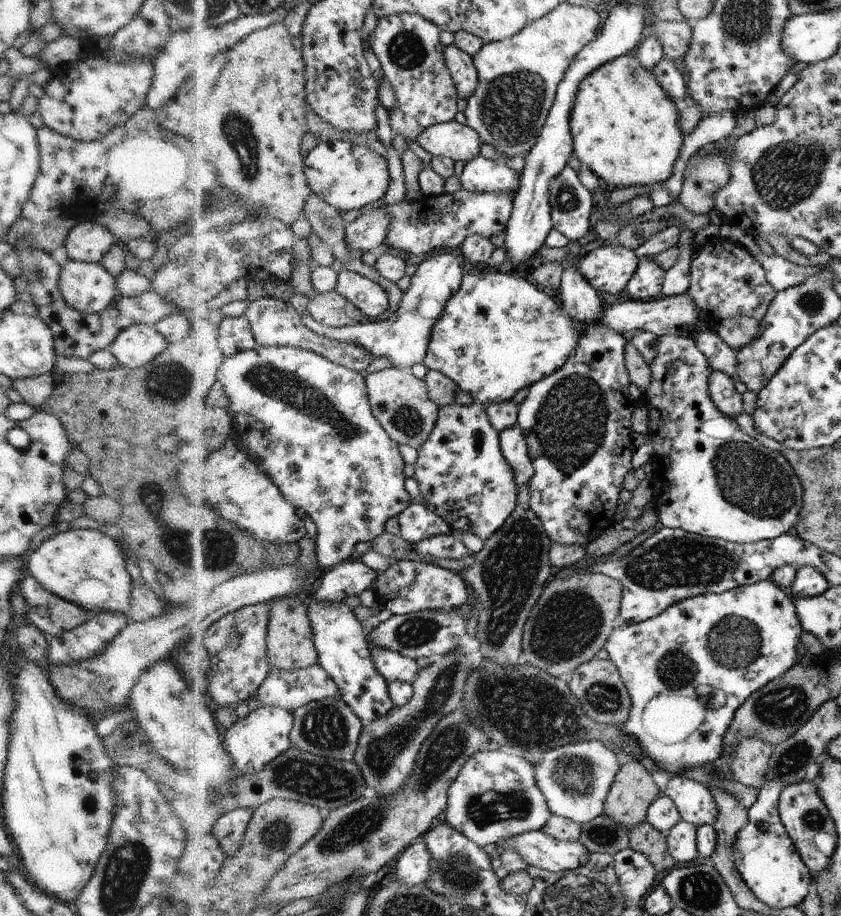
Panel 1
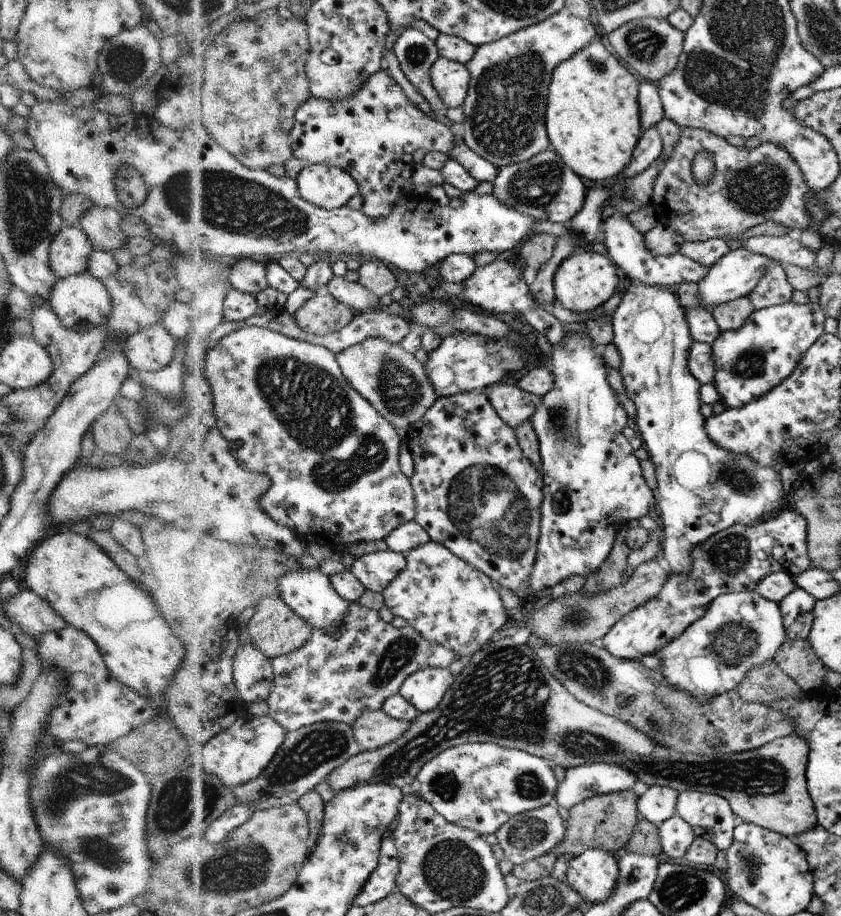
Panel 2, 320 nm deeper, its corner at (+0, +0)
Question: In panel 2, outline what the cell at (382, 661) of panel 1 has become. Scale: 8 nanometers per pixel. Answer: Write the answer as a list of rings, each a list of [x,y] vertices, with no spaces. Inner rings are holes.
[[[448,667],[426,668],[412,674],[412,677],[404,682],[401,694],[421,713],[428,713],[440,707],[440,702],[451,689],[452,682],[455,682],[455,677]]]

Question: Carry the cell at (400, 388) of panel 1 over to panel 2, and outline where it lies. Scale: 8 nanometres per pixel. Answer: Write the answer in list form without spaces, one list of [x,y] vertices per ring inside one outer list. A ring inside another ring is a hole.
[[[368,338],[364,344],[352,346],[337,356],[344,374],[356,390],[396,428],[410,431],[439,401],[427,368],[402,344],[392,344],[384,338]]]

